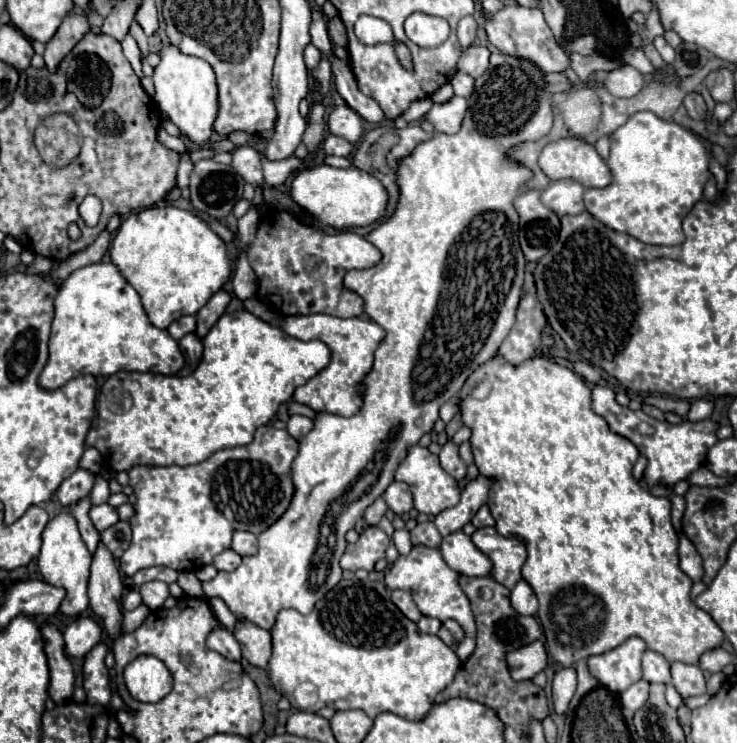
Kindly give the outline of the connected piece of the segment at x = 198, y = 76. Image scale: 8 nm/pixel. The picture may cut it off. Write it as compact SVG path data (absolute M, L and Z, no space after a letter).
M162 46L160 50L160 64L154 68L152 74L156 94L154 102L162 112L170 116L170 120L188 136L194 144L208 142L212 134L212 124L218 114L218 86L216 76L210 64L196 56L186 56L178 46Z

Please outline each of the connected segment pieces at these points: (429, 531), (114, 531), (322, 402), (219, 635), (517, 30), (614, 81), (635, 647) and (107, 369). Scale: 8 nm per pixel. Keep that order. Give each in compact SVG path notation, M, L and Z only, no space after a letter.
M426 520L426 522L418 522L416 528L410 532L410 536L412 536L412 544L426 544L430 536L440 536L440 532L436 532L432 520Z
M118 522L118 524L110 526L108 530L104 530L100 536L102 536L102 542L106 544L106 548L112 552L112 556L118 560L124 554L124 550L130 546L130 536L132 536L130 524Z
M310 314L310 316L286 316L280 318L280 328L298 340L322 340L330 352L330 364L312 376L306 384L298 386L294 392L294 400L298 404L306 404L316 412L332 412L340 416L354 416L362 408L362 396L366 386L364 378L370 374L374 364L374 352L378 344L384 340L386 332L364 318L336 318L330 314Z
M216 626L216 628L210 632L206 644L208 644L210 650L220 652L220 654L226 656L228 660L236 660L236 662L240 660L240 644L234 640L234 636L232 636L228 630L224 630L224 628L220 628L220 626Z
M508 4L500 12L488 14L486 18L488 18L486 20L488 40L500 52L506 52L508 56L518 56L522 60L530 60L532 64L536 64L540 68L540 72L562 72L570 66L568 56L554 42L554 34L550 32L540 8L530 10L530 8L524 8L518 4Z
M622 66L618 70L612 70L604 82L604 86L610 90L610 94L618 96L618 98L630 98L630 96L636 96L644 82L642 82L642 74L632 68L632 66Z
M630 638L618 648L600 656L588 656L590 674L612 692L624 692L630 684L642 678L642 652L646 642L642 638Z
M98 262L72 272L70 278L60 284L60 292L54 298L54 308L56 316L50 334L50 358L40 374L40 386L46 390L56 390L80 374L112 376L120 370L176 374L184 366L184 356L178 348L178 342L166 330L150 324L140 302L140 294L126 282L112 262Z

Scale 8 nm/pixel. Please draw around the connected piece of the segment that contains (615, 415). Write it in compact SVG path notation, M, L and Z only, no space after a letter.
M602 384L592 388L592 408L596 414L600 414L608 422L612 432L634 442L634 446L640 450L640 454L644 454L648 458L648 466L644 472L644 480L646 480L648 488L674 486L676 482L688 478L694 470L704 466L706 452L718 442L718 438L716 438L718 424L712 422L710 418L700 420L700 422L682 420L680 424L668 424L664 420L646 416L642 410L634 412L630 408L620 406L614 400L614 392Z

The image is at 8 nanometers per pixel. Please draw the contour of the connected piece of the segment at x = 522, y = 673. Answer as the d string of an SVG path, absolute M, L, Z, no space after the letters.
M540 640L520 650L508 652L508 666L510 666L510 674L514 680L530 680L538 672L542 672L546 664L548 664L548 654Z

